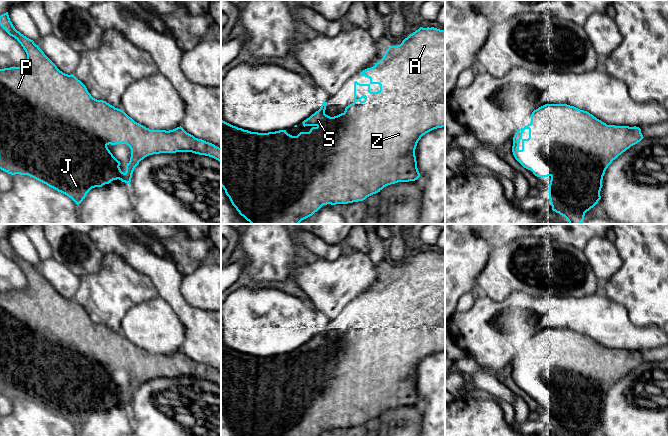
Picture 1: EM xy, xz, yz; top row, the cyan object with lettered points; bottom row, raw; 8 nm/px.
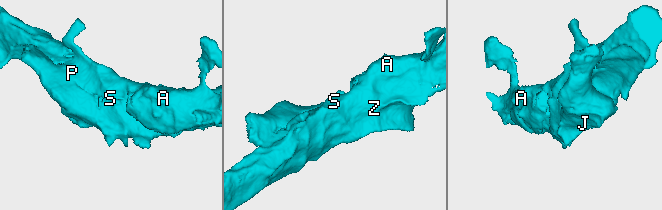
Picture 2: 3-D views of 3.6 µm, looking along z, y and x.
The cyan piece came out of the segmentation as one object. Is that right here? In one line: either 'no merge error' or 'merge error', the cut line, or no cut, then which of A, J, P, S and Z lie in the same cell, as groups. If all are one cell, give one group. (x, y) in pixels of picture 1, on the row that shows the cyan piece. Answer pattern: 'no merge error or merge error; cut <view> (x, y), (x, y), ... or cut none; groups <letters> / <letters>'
no merge error; cut none; groups A J P S Z

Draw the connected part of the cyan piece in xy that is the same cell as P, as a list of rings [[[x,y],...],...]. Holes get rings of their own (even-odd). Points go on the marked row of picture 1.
[[[8,12],[0,15],[0,26],[23,47],[27,61],[21,67],[0,69],[0,169],[8,174],[28,175],[47,186],[67,195],[77,205],[95,187],[102,187],[113,180],[121,180],[130,185],[135,167],[145,157],[160,153],[192,152],[212,157],[221,162],[221,148],[202,139],[195,138],[181,126],[173,130],[150,130],[135,122],[123,110],[106,101],[91,96],[86,86],[73,74],[60,71],[33,40],[15,29]],[[126,144],[131,149],[126,172],[120,169],[118,161],[108,149],[108,145]]]

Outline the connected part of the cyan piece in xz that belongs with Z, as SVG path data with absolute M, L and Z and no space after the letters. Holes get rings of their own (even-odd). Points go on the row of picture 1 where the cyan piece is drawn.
M434 27L423 28L410 34L398 46L390 46L383 58L373 67L360 73L370 79L369 84L354 82L354 102L337 116L330 117L325 114L327 102L323 101L320 109L304 120L303 126L311 126L309 132L300 132L292 136L286 130L268 133L258 133L244 130L221 120L221 186L225 190L232 205L251 224L299 224L302 220L312 216L323 205L348 204L363 201L367 197L380 192L384 187L398 182L415 181L420 177L417 168L415 149L418 141L426 133L445 127L445 30ZM379 84L378 92L371 92L370 85Z

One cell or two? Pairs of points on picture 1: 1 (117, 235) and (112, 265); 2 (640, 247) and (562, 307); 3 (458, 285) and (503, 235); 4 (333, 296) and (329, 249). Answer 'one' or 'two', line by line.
1: two
2: two
3: two
4: two

